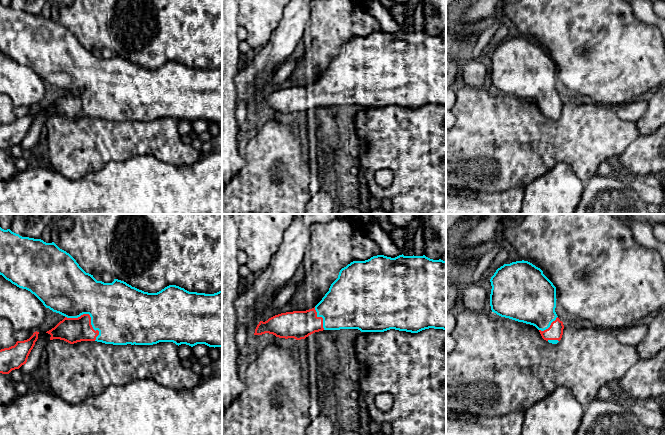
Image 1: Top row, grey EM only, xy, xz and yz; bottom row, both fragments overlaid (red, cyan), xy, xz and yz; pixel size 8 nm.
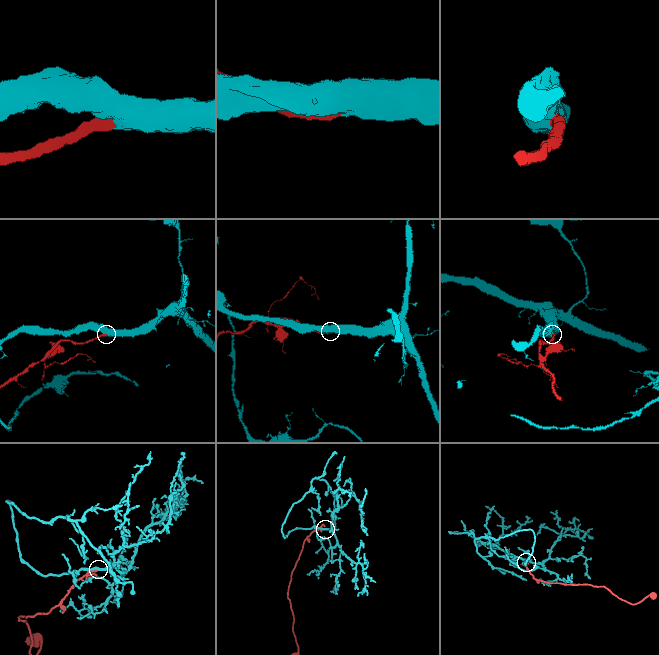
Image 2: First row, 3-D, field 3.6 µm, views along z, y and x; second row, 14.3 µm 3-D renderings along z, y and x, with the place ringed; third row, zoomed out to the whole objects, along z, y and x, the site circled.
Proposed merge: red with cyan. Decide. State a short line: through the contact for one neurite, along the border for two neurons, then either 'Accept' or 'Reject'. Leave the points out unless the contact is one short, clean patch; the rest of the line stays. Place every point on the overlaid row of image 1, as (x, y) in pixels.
Line: xy (72, 330), (89, 316), (120, 313). Accept

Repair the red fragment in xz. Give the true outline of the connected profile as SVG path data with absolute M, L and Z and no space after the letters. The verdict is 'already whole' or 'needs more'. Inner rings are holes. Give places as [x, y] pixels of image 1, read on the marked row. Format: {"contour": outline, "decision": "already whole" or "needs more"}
{"contour": "M384 255L373 256L365 261L353 261L339 272L338 278L331 284L329 291L322 300L312 309L306 311L293 311L275 315L267 321L260 321L255 329L254 335L265 333L273 334L279 338L294 338L296 340L305 339L309 335L323 330L340 330L340 329L358 329L361 332L384 332L390 329L418 333L422 330L434 328L446 330L446 261L441 259L433 260L425 255L423 256L404 256L399 255L395 258Z", "decision": "needs more"}

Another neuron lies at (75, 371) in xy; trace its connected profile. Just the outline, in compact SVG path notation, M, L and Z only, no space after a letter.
M50 340L47 351L46 379L50 392L68 403L77 403L93 395L98 395L110 385L122 386L138 379L151 379L156 383L176 390L190 389L197 386L203 379L197 367L185 368L178 356L178 345L173 342L159 342L153 345L113 345L97 341L81 341L70 344L64 340Z

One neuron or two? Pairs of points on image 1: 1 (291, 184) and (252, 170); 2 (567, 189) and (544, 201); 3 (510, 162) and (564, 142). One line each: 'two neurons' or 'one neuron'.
1: one neuron
2: one neuron
3: one neuron

